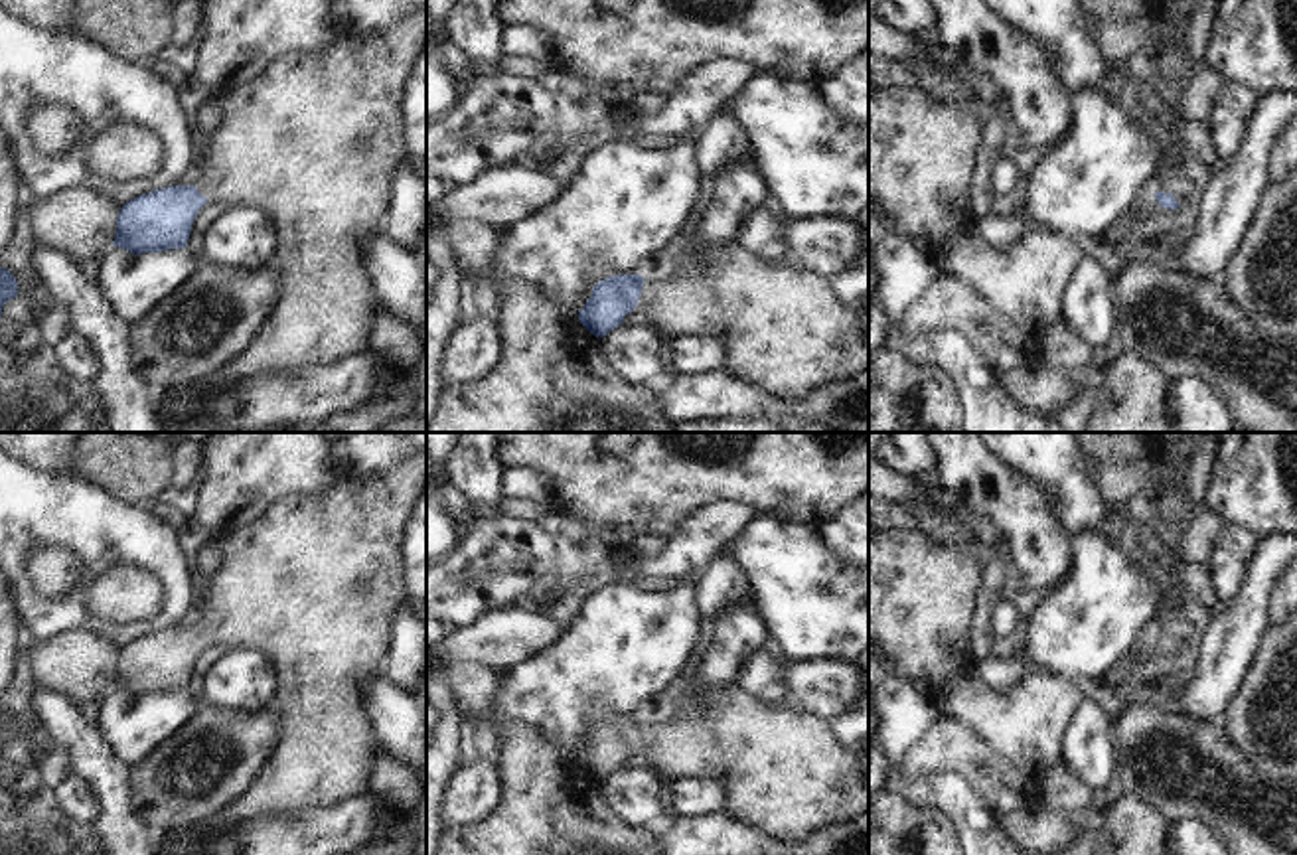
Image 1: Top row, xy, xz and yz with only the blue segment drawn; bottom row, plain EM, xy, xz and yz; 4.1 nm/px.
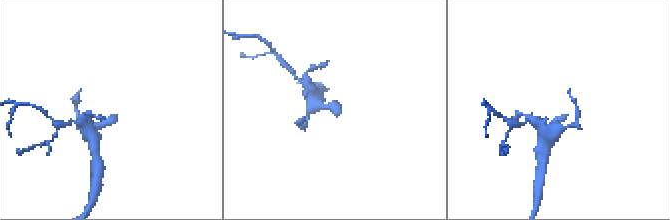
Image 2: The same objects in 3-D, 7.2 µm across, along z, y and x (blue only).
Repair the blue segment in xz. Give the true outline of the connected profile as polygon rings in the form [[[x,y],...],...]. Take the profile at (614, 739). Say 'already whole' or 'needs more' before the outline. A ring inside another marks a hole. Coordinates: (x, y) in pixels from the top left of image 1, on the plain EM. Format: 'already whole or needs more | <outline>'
needs more | [[[734,681],[689,689],[663,725],[642,717],[616,717],[596,725],[578,752],[578,764],[602,780],[622,768],[632,752],[669,780],[717,782],[726,794],[723,814],[786,843],[869,814],[869,780],[861,772],[859,754],[839,742],[827,719],[794,709],[790,701],[762,701]]]

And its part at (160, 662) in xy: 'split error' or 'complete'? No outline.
split error

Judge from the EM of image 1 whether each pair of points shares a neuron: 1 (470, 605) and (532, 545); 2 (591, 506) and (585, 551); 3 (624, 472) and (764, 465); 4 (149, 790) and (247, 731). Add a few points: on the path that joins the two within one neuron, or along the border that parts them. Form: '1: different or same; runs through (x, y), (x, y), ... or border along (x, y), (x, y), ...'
1: same; runs through (478, 587), (504, 561), (514, 557)
2: different; border along (553, 502), (609, 547)
3: same; runs through (660, 472), (729, 466)
4: same; runs through (180, 794), (204, 800), (241, 763)

